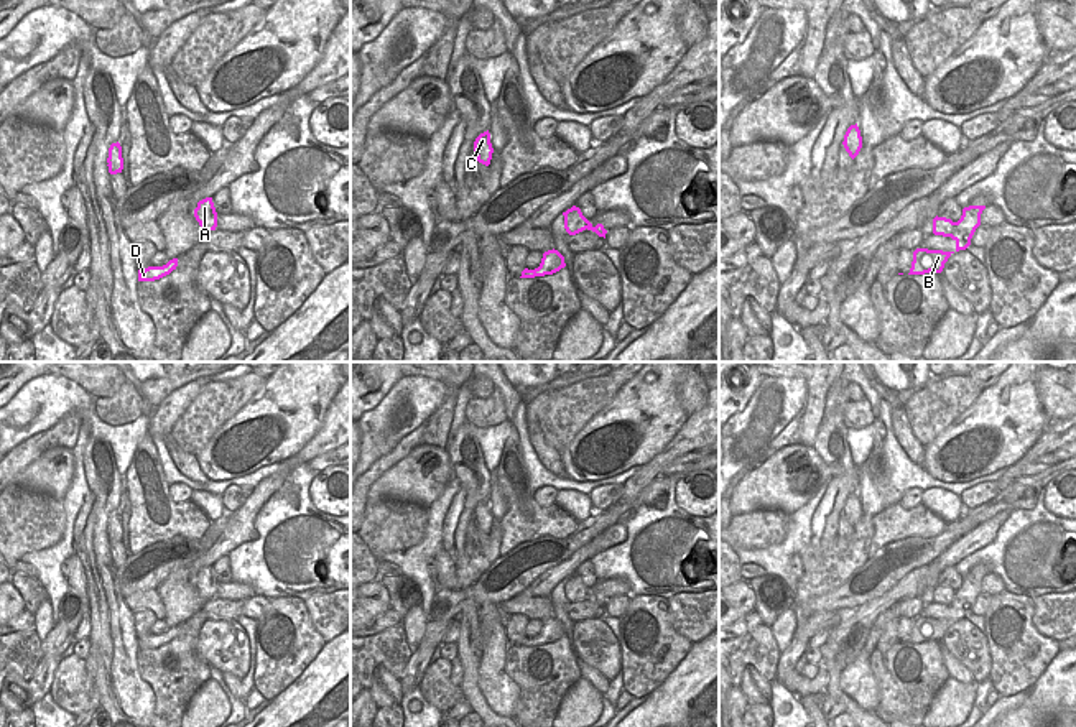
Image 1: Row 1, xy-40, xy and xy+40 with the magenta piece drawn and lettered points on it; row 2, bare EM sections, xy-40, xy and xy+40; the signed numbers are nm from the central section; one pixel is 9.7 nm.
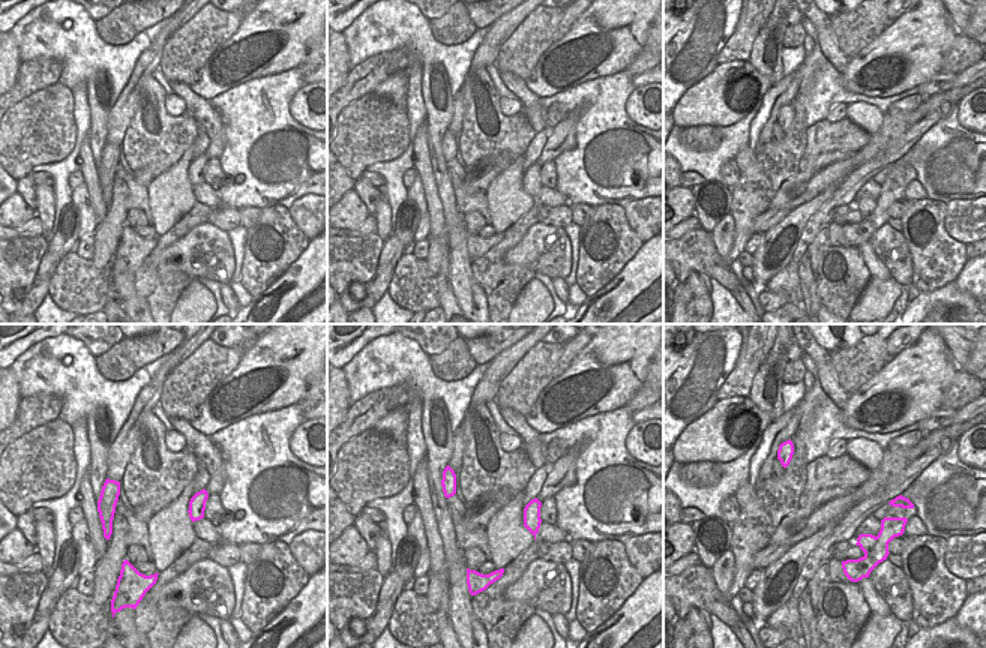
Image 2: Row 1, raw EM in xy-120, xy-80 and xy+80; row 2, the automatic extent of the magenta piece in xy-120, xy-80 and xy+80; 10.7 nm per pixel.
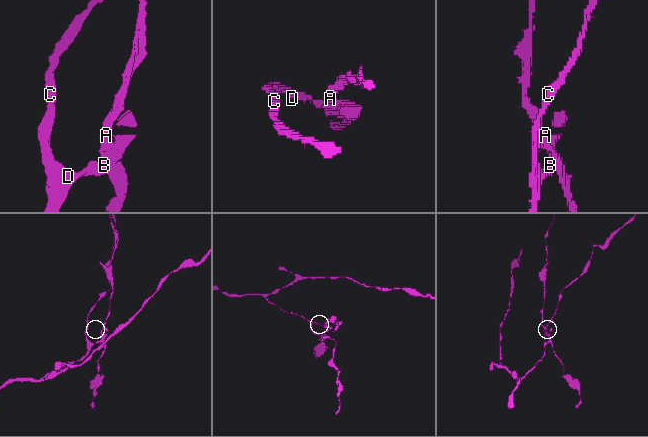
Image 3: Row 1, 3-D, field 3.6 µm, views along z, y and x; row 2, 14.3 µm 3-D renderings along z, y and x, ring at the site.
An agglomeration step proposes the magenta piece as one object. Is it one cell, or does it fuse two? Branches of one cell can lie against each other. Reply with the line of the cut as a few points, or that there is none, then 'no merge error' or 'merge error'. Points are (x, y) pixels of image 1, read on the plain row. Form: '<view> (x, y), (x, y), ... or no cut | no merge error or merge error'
xy+40 (956, 591), (951, 606) | merge error

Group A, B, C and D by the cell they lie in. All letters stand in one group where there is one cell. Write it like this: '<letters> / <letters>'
A / B C D

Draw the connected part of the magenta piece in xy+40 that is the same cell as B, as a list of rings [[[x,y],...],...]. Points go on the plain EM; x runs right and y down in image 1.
[[[916,617],[908,643],[925,643],[930,640],[941,641],[944,632],[954,620]]]

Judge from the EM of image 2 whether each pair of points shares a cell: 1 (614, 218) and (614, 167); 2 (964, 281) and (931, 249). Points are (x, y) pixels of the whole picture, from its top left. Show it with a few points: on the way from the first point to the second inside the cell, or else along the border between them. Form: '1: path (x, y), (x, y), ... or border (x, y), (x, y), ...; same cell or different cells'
1: border (595, 206), (619, 204), (623, 209); different cells
2: border (968, 260), (953, 279); different cells

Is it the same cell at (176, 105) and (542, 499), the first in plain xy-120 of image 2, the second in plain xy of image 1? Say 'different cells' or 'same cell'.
same cell

